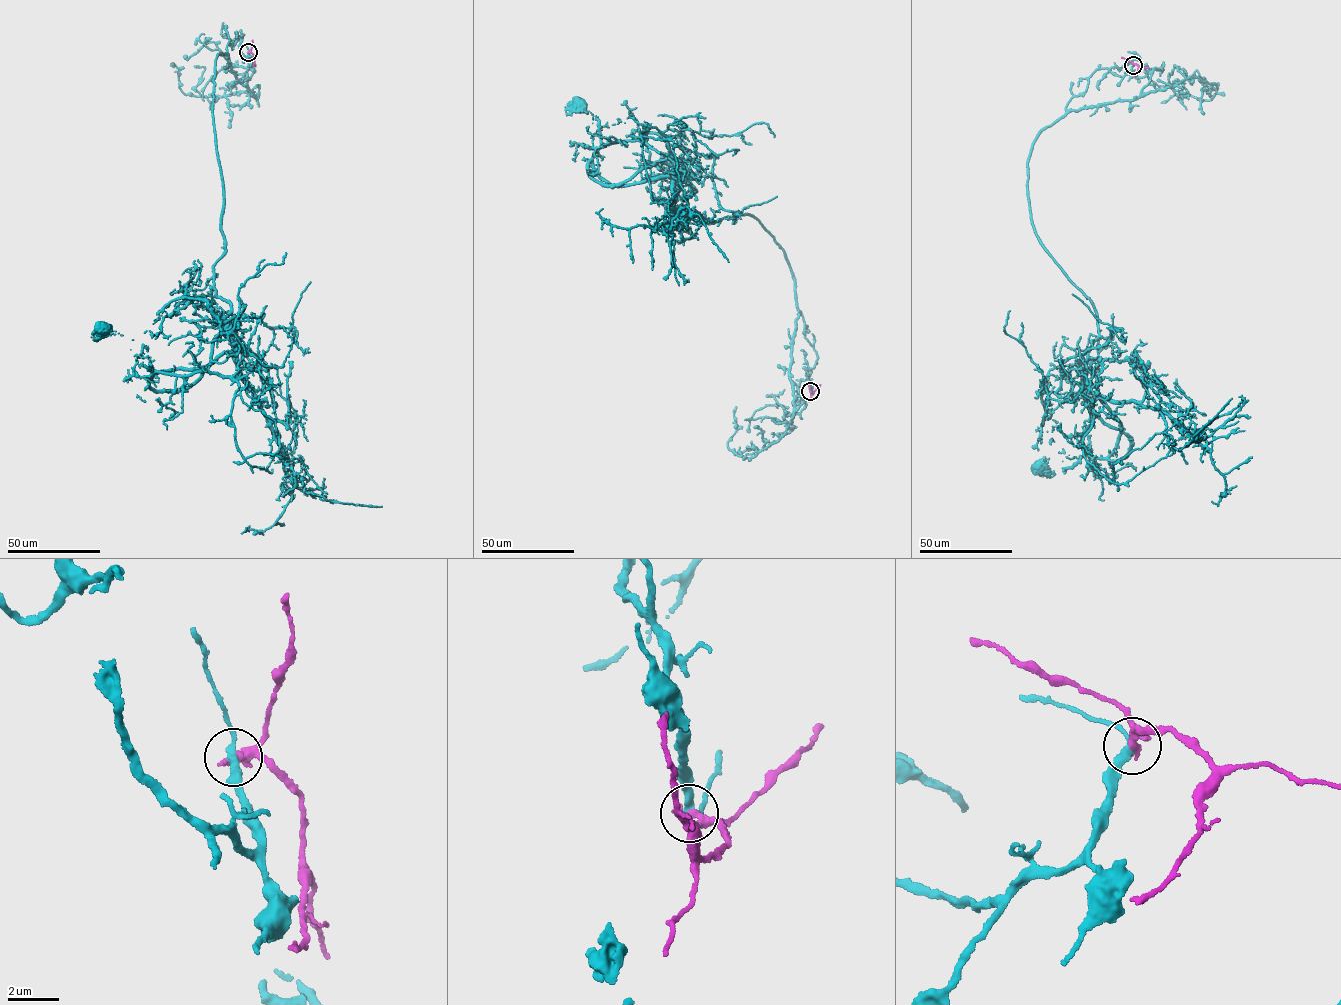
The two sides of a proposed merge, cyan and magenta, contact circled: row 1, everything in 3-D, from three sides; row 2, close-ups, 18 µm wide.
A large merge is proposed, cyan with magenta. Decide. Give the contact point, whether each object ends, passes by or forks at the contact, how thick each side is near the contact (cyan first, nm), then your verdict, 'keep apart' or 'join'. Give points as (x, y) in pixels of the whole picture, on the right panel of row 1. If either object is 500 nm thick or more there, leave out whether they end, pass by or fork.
at (1133, 65); cyan passes by; magenta passes by; 240 nm thick on the cyan side, 280 nm on the other; keep apart

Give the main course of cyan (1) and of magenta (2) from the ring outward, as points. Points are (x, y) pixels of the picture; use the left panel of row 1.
1: (248, 52), (243, 34), (215, 60), (226, 248), (215, 295), (133, 340), (102, 327)
2: (248, 52), (253, 54), (253, 65)

